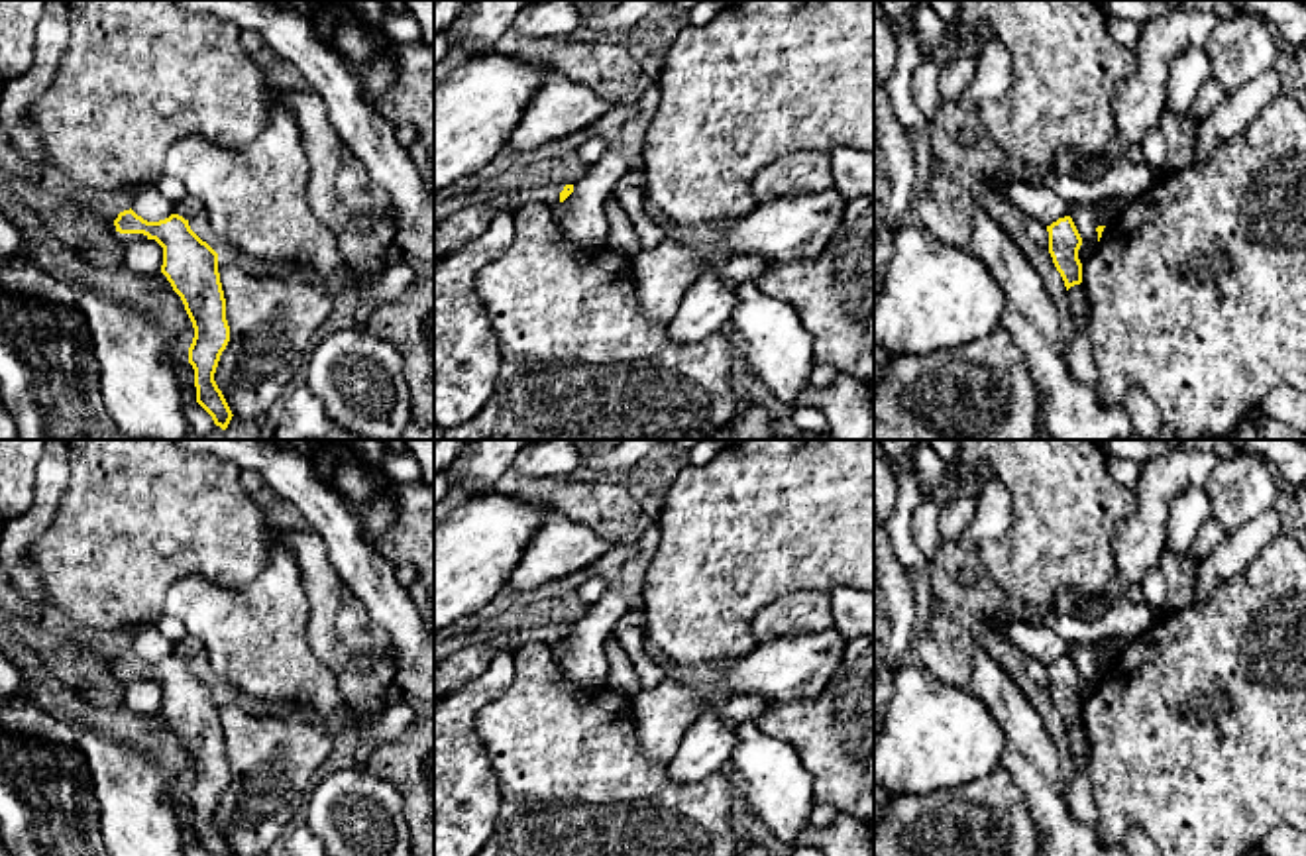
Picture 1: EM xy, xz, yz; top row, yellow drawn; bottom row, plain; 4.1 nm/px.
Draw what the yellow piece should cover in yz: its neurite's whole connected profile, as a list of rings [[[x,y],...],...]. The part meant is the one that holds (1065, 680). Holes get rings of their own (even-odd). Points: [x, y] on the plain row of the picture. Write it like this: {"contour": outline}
{"contour": [[[1070,656],[1053,662],[1047,666],[1047,671],[1049,693],[1068,730],[1070,726],[1082,722],[1082,703],[1078,699],[1082,677]]]}

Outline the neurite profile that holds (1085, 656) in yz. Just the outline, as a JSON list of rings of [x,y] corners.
[[[1080,644],[1072,654],[1070,654],[1080,677],[1082,685],[1078,689],[1078,699],[1084,703],[1098,687],[1098,654],[1096,654],[1096,644]]]

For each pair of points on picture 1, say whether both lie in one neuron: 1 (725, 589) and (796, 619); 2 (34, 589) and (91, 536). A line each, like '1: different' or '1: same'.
1: different
2: different

